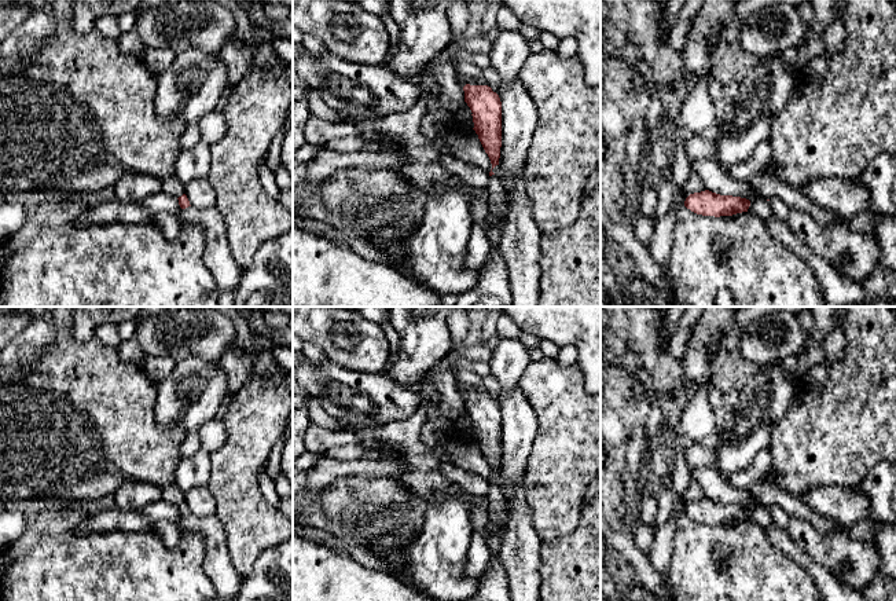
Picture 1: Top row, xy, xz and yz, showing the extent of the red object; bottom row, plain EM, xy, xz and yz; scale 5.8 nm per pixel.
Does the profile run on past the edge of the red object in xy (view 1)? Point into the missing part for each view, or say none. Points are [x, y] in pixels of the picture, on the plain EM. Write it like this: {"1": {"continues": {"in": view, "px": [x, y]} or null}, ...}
{"1": {"continues": null}}

